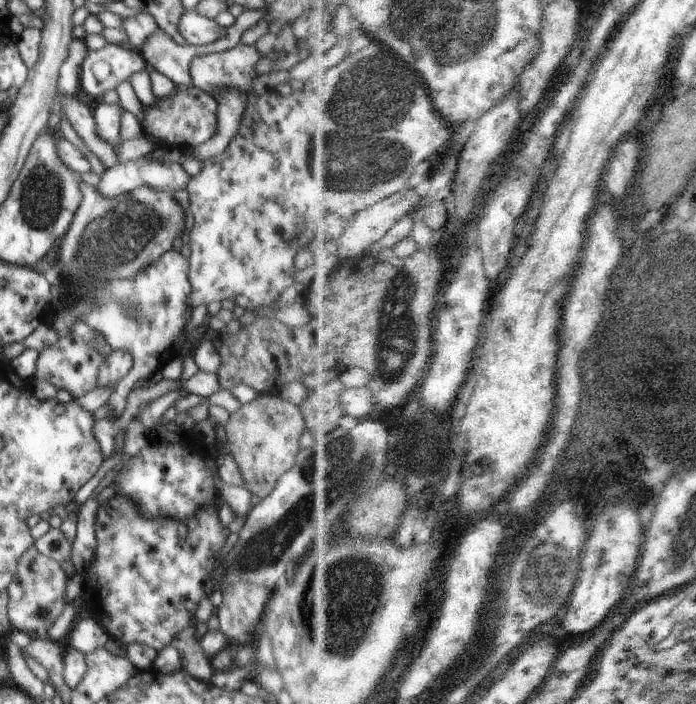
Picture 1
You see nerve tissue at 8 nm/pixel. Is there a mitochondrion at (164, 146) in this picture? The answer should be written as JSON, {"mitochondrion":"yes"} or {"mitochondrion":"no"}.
{"mitochondrion":"no"}

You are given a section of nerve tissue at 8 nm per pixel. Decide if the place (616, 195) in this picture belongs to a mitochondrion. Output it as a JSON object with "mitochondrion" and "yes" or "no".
{"mitochondrion":"no"}

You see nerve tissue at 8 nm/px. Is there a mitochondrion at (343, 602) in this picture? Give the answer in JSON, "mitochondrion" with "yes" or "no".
{"mitochondrion":"yes"}

